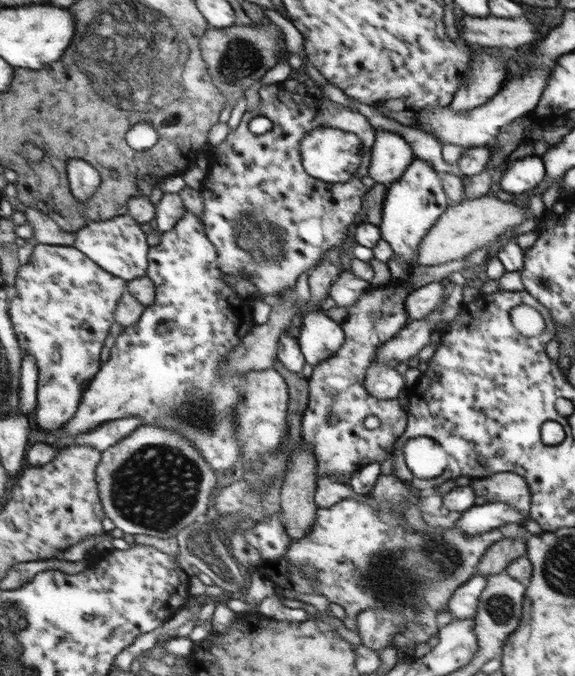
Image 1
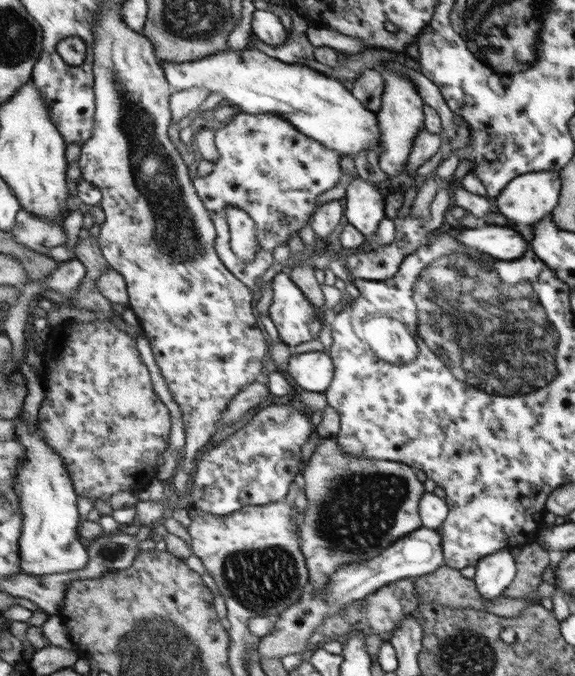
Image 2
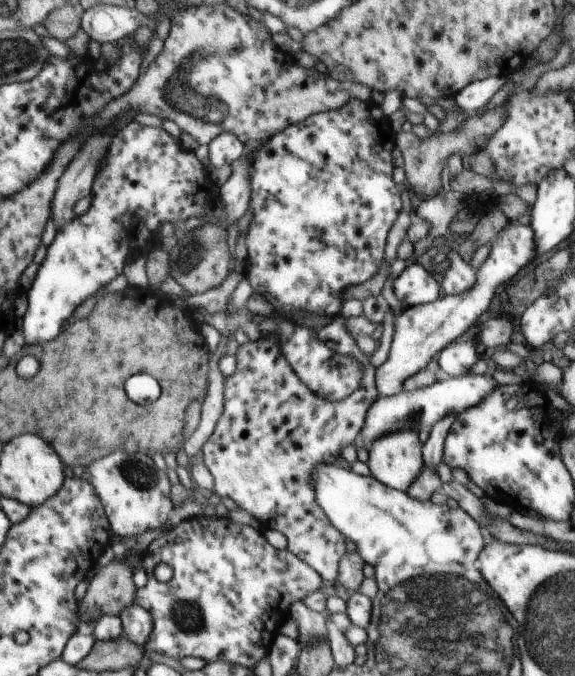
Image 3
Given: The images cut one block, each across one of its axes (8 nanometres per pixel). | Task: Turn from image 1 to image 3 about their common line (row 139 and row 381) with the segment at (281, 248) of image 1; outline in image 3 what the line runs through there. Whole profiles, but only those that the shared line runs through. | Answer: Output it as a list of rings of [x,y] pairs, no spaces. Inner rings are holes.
[[[341,315],[316,330],[318,340],[340,355],[352,356],[362,366],[362,380],[358,390],[346,396],[340,402],[322,400],[301,375],[290,364],[289,358],[282,352],[280,334],[270,338],[242,344],[237,352],[237,370],[226,380],[226,410],[212,438],[204,445],[201,453],[203,460],[212,471],[217,482],[217,492],[221,497],[232,498],[241,508],[247,510],[262,523],[262,527],[279,530],[288,538],[288,548],[309,562],[314,570],[321,574],[325,584],[334,584],[338,578],[340,558],[346,554],[346,537],[334,528],[326,513],[318,504],[314,494],[312,474],[318,464],[337,464],[340,448],[352,444],[365,428],[366,413],[377,401],[378,390],[374,383],[376,368],[371,364],[372,354],[366,354],[358,348],[356,339],[346,330],[346,319]]]

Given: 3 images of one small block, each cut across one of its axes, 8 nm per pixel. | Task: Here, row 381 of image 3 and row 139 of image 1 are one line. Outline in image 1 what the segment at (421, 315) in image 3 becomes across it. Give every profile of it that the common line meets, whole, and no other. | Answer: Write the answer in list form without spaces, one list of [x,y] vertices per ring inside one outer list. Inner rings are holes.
[[[382,127],[375,130],[368,176],[376,183],[389,185],[397,182],[410,164],[413,164],[414,151],[410,143],[398,133],[384,130]]]

